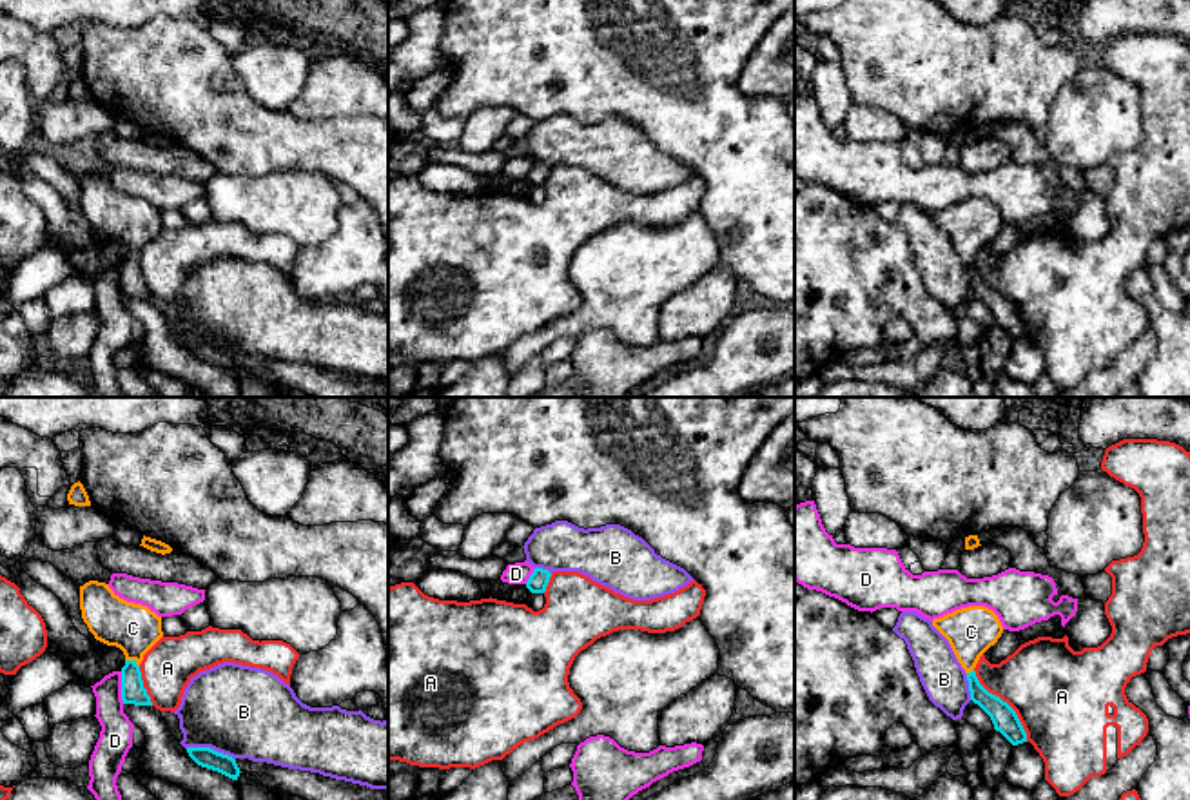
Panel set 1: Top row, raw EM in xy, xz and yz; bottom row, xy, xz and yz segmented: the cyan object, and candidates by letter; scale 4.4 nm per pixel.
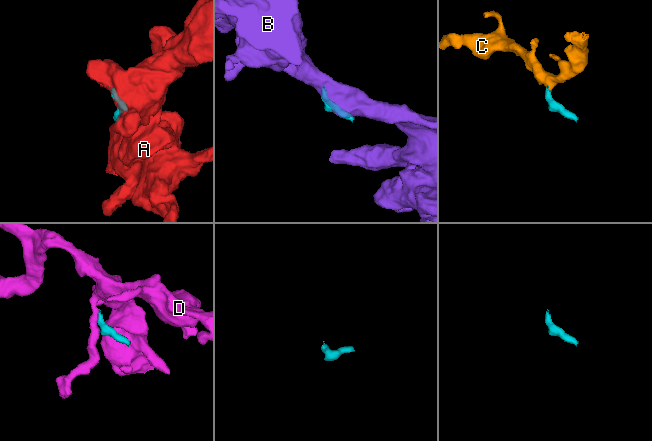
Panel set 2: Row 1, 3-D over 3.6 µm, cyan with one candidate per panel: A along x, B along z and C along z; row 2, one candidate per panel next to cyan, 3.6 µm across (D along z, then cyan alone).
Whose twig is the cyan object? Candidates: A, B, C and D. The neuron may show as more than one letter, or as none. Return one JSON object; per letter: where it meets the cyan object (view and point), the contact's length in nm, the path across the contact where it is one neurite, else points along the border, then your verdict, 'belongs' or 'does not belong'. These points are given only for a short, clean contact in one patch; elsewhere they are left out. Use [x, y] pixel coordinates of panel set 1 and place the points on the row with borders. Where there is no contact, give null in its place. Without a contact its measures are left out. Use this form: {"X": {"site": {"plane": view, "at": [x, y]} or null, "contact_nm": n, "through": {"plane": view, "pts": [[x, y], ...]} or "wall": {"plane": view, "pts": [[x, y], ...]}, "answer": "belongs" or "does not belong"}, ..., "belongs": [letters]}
{"A": {"site": {"plane": "yz", "at": [1005, 702]}, "contact_nm": 400, "answer": "does not belong"}, "B": {"site": {"plane": "xy", "at": [209, 748]}, "contact_nm": 240, "answer": "does not belong"}, "C": {"site": {"plane": "xy", "at": [133, 661]}, "contact_nm": 70, "through": {"plane": "xy", "pts": [[133, 692], [133, 661], [133, 628]]}, "answer": "belongs"}, "D": {"site": {"plane": "xy", "at": [122, 688]}, "contact_nm": 140, "wall": {"plane": "xy", "pts": [[120, 672], [120, 699], [124, 702]]}, "answer": "does not belong"}, "belongs": ["C"]}

